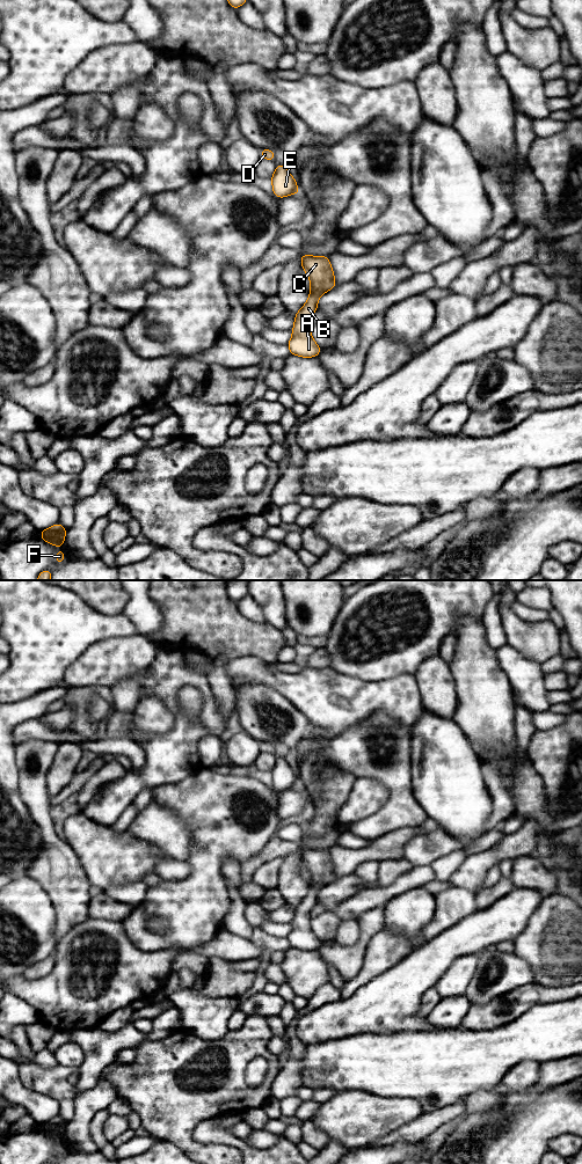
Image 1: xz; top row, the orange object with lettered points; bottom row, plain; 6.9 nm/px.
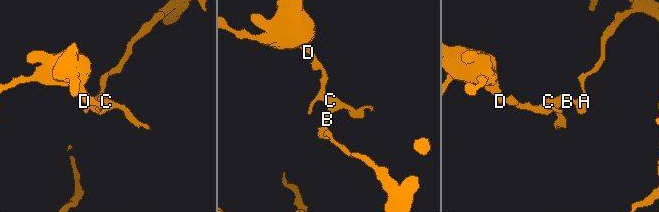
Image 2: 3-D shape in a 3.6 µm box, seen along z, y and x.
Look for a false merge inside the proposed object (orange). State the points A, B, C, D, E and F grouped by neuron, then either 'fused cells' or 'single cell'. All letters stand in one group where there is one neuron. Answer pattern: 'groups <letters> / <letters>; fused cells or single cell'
groups A B F / C D E; fused cells

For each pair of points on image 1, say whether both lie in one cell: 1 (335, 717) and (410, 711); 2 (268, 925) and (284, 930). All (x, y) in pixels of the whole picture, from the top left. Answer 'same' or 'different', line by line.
1: same
2: same

